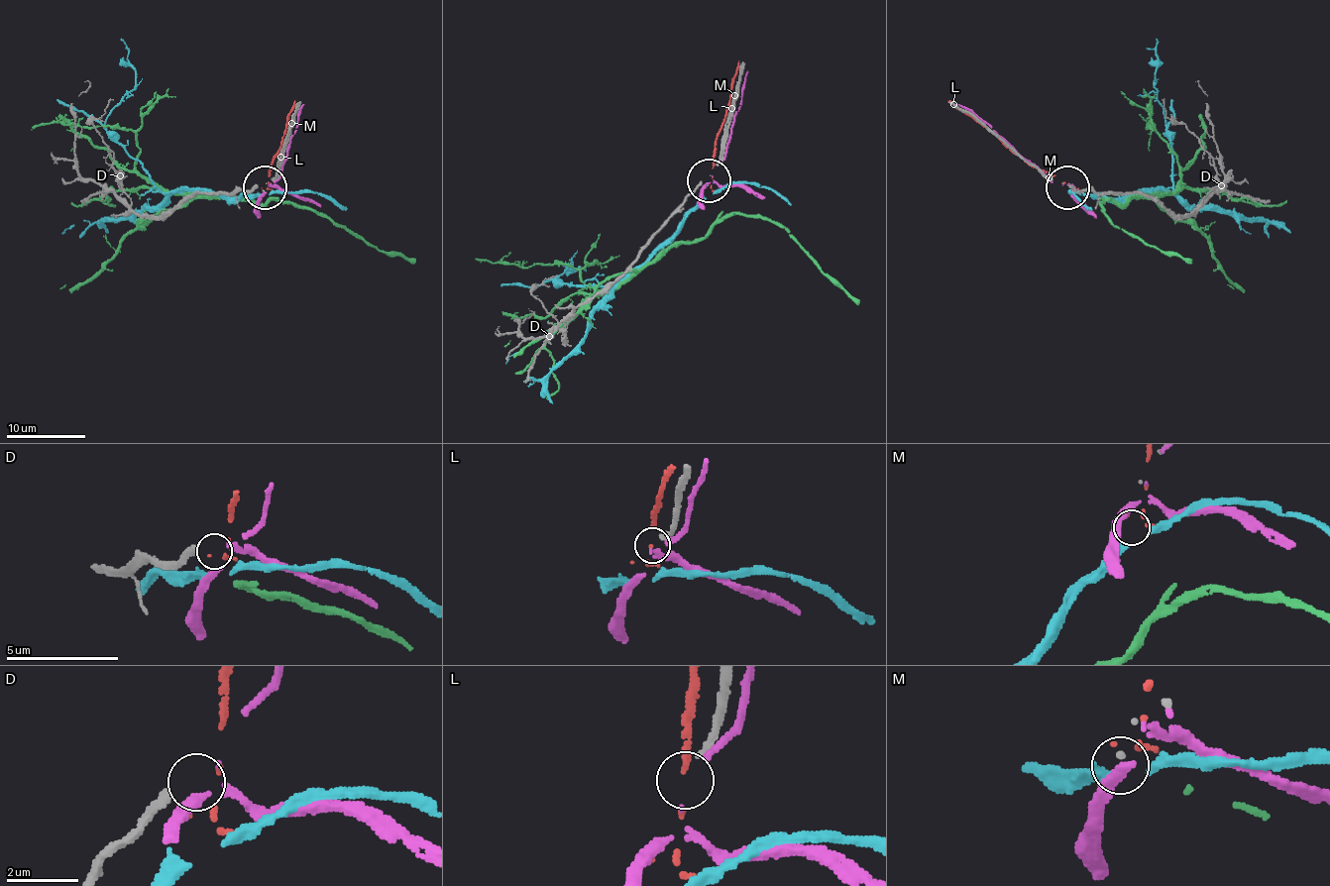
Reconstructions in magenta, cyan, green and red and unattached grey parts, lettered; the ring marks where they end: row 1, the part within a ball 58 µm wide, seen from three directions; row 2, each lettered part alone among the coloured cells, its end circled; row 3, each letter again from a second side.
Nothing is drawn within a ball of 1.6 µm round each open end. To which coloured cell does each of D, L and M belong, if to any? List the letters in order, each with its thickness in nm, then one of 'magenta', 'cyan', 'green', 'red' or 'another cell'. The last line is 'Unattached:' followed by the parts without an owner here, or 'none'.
D: calibre 240 nm; magenta
L: calibre 170 nm; another cell
M: calibre 80 nm; cyan
Unattached: L

